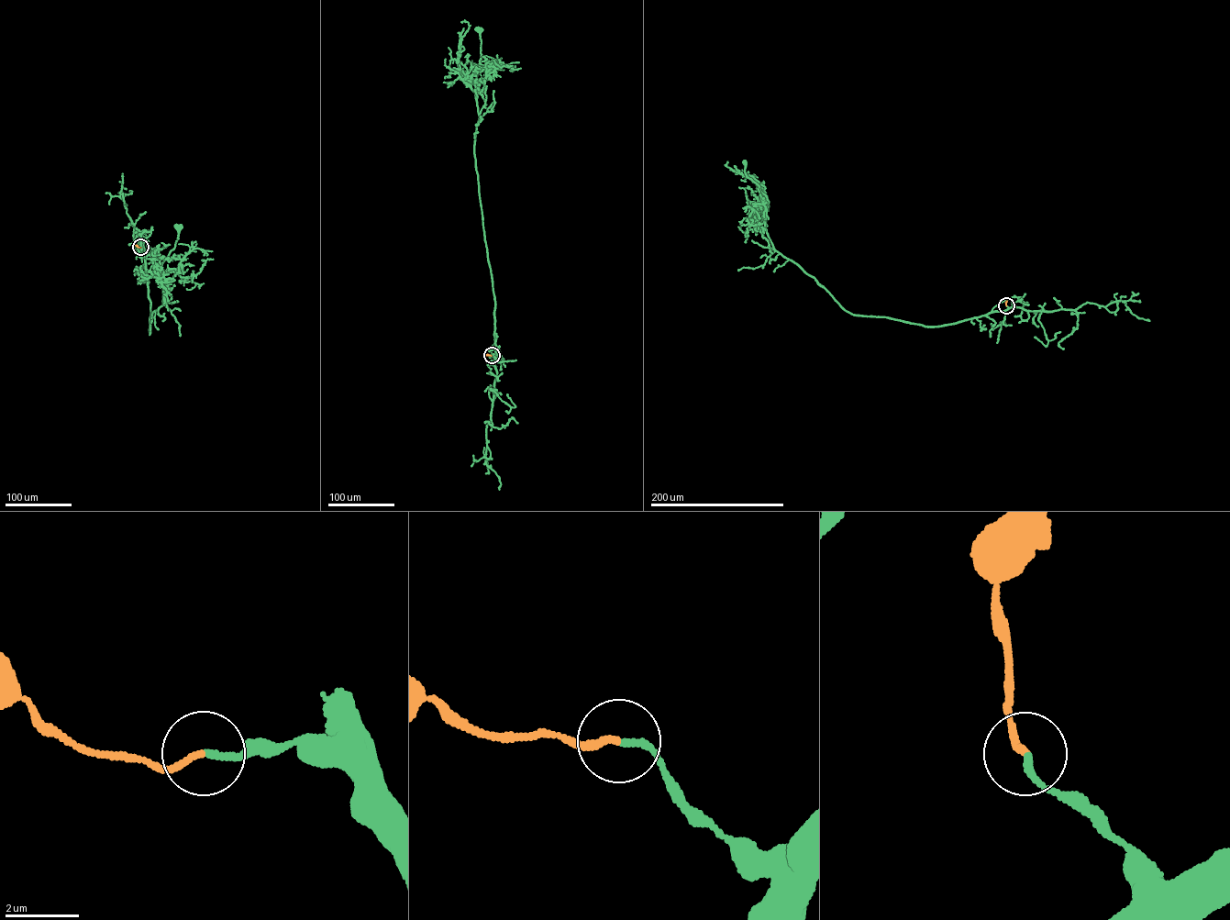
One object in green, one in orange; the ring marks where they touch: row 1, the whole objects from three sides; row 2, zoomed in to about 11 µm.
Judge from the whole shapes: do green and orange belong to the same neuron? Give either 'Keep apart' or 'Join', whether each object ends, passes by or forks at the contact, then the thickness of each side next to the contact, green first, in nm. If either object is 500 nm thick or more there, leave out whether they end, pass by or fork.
Join. At the ring green ends. At the ring orange ends. Thickness 180 nm (green) against 170 nm

